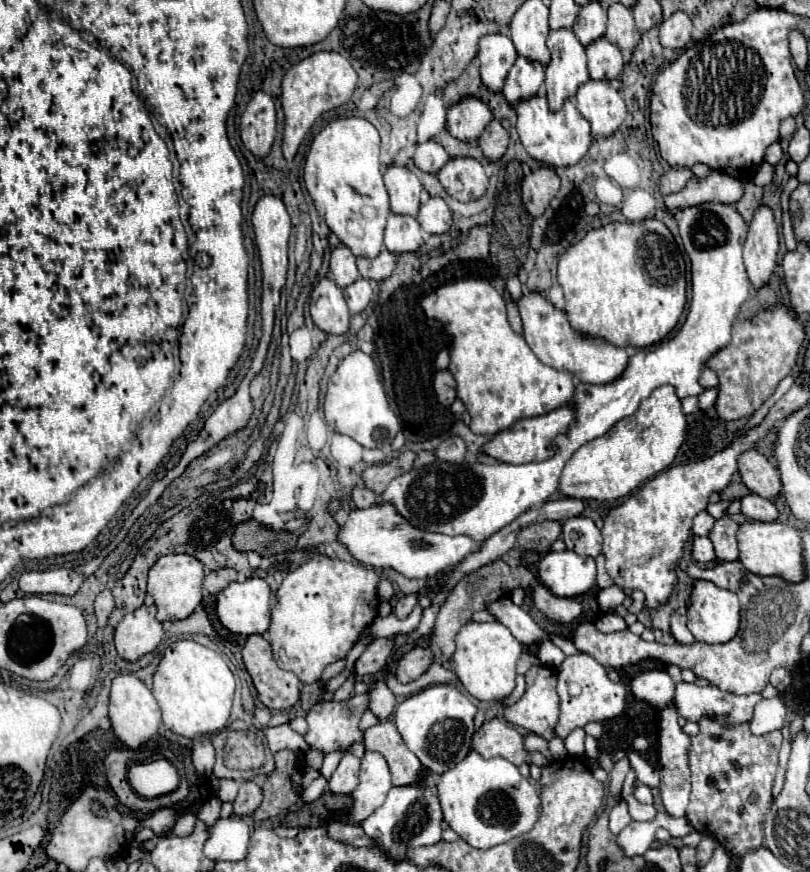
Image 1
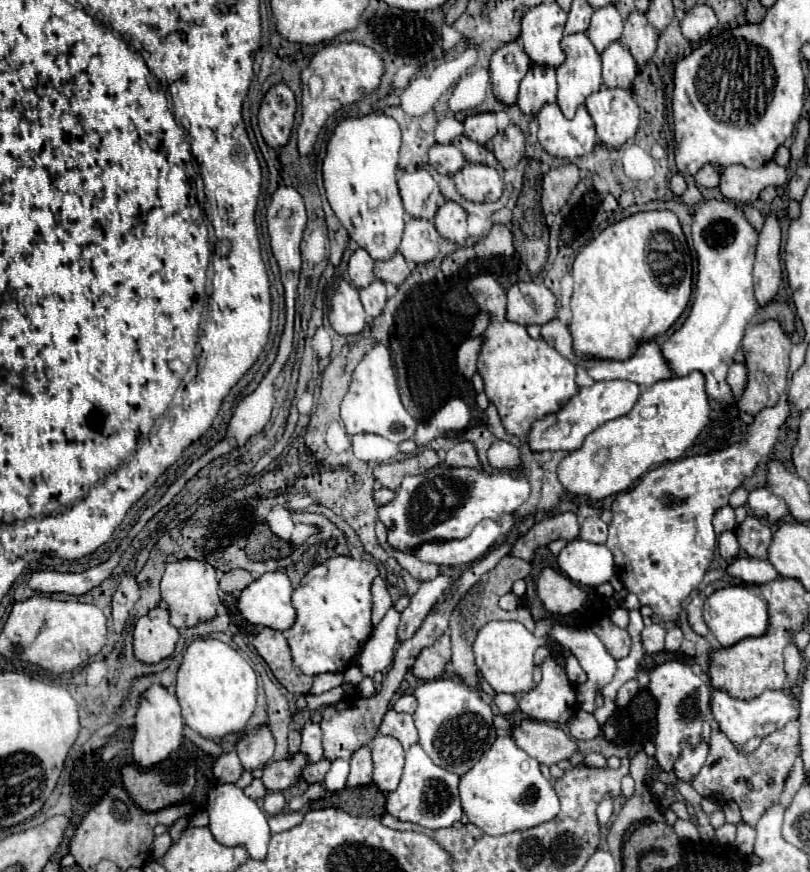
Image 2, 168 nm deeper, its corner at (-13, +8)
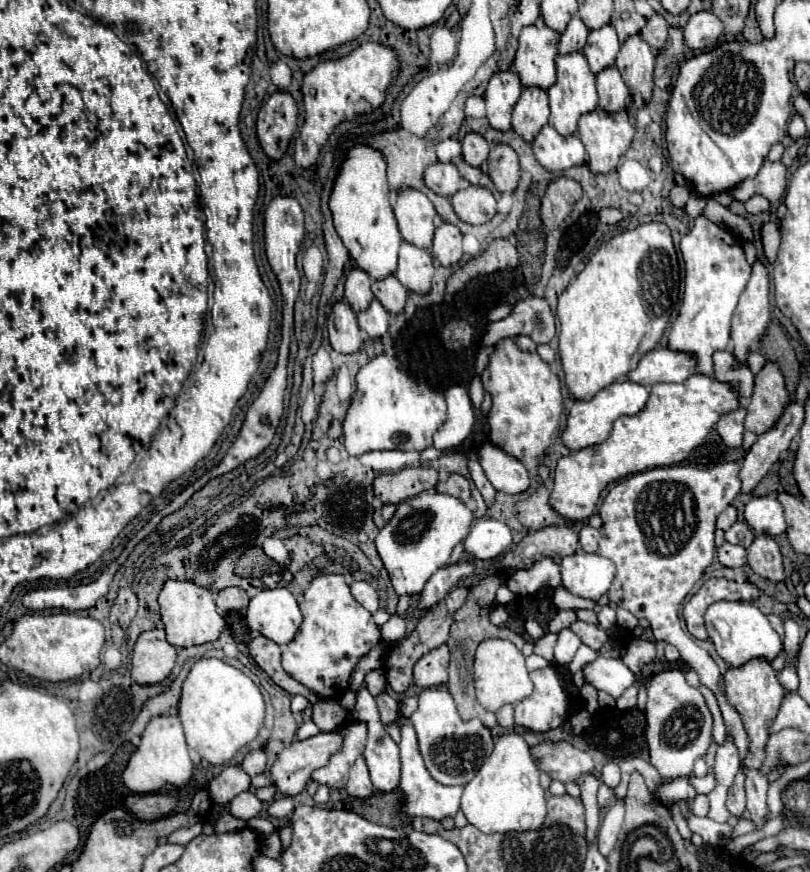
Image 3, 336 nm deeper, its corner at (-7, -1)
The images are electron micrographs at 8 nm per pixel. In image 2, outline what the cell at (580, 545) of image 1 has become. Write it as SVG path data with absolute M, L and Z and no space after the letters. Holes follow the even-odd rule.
M589 516L583 520L581 524L581 534L579 534L581 540L587 540L587 542L597 542L597 544L603 544L607 540L607 524L599 518L599 516Z

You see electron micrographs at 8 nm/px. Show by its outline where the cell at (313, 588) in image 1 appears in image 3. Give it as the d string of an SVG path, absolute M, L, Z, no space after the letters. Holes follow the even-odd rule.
M341 573L315 577L311 581L309 589L303 593L303 603L299 603L299 609L301 609L301 615L303 615L303 623L299 627L299 633L293 637L291 643L281 647L281 651L283 651L283 669L295 681L303 683L305 687L315 691L323 699L341 699L349 689L347 687L349 677L351 677L351 671L353 671L355 663L359 661L359 657L363 657L371 647L375 647L381 641L379 627L375 625L371 613L365 611L355 601L355 597L351 595L351 585L349 585L347 577L341 575Z

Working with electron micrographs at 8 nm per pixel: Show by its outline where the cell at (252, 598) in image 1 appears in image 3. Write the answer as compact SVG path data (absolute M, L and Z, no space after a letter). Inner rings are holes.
M275 587L261 589L249 601L245 619L249 629L283 645L295 637L301 625L301 611L295 597L285 587Z

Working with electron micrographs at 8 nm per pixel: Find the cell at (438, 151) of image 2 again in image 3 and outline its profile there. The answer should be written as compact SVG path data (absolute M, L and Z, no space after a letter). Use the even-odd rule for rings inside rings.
M433 163L425 169L425 183L435 193L451 197L459 189L461 175L453 163Z

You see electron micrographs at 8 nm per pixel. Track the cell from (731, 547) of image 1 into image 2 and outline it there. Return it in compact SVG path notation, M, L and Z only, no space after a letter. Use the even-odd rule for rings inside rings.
M747 516L747 520L735 530L741 548L751 556L759 560L767 560L767 548L771 544L773 532L769 526L765 526L759 518Z

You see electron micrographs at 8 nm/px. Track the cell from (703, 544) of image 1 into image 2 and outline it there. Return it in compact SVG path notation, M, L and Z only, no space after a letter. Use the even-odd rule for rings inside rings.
M723 532L719 536L719 554L725 558L725 560L735 560L741 552L741 546L737 542L737 536L735 532Z

